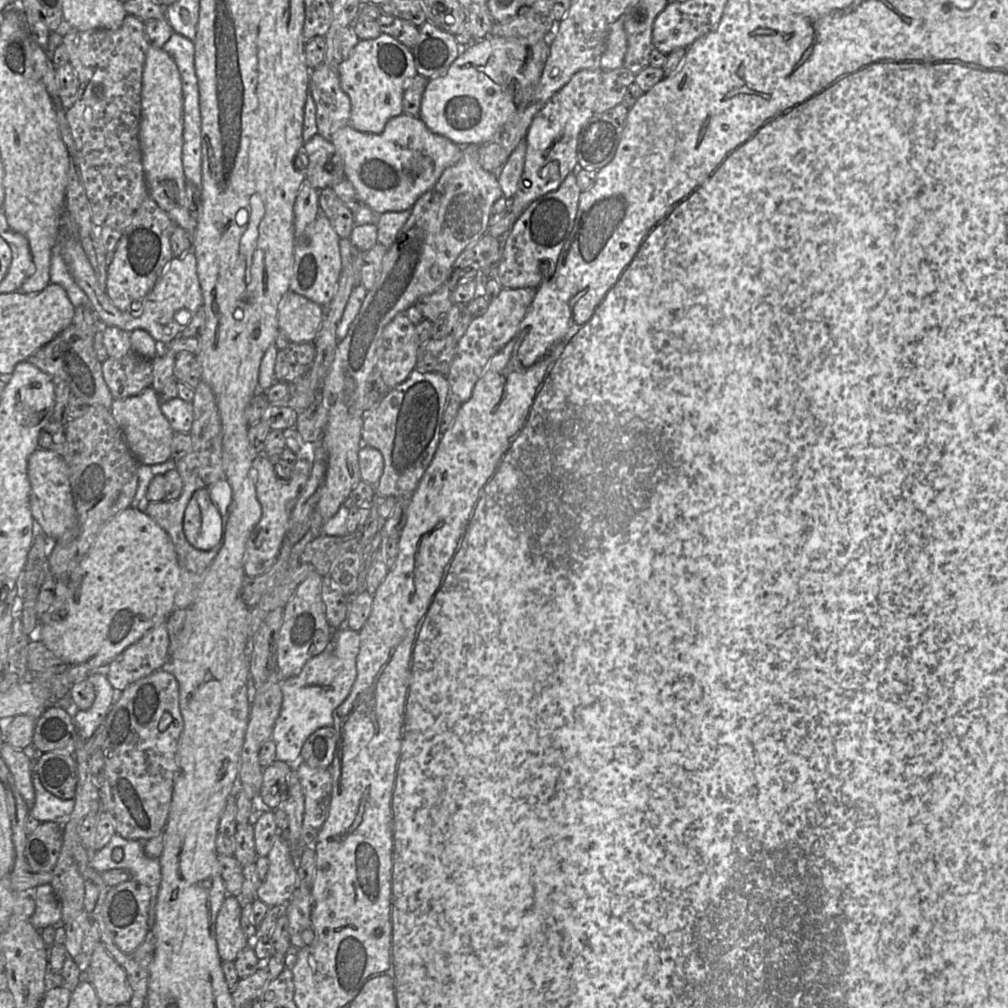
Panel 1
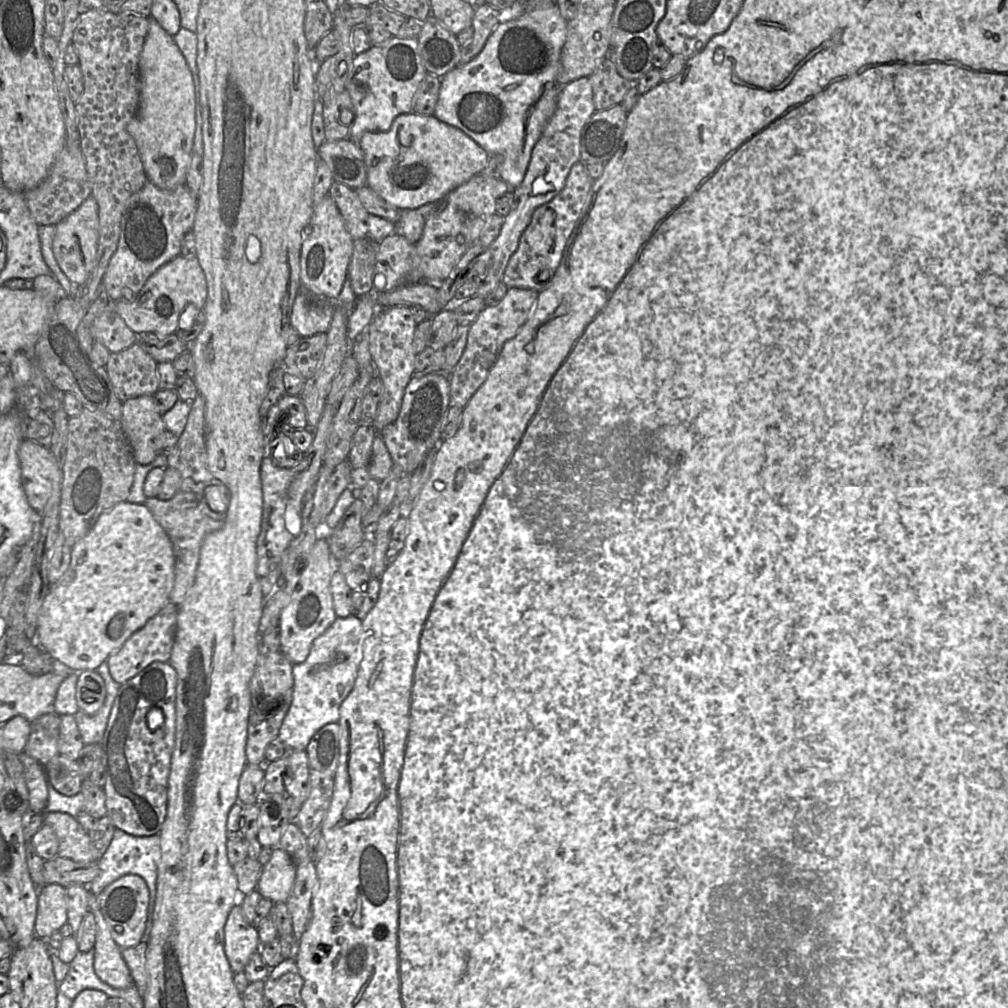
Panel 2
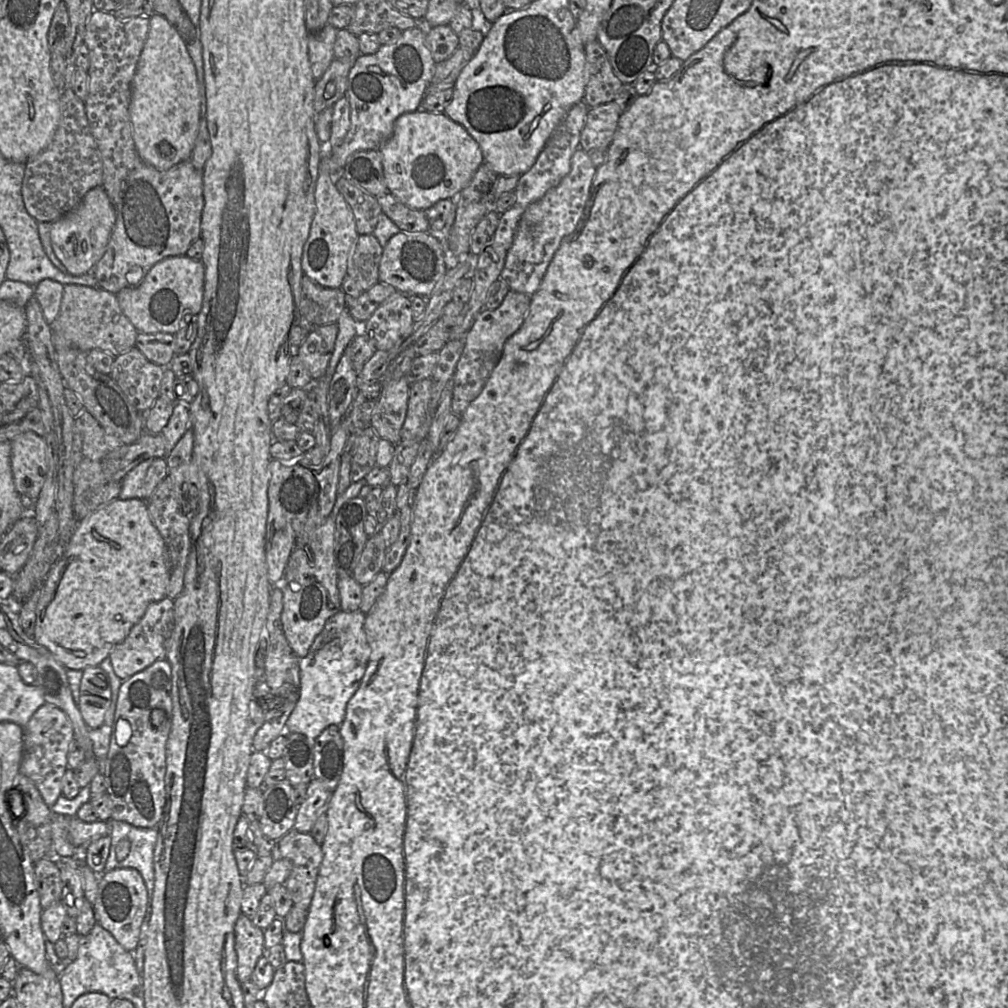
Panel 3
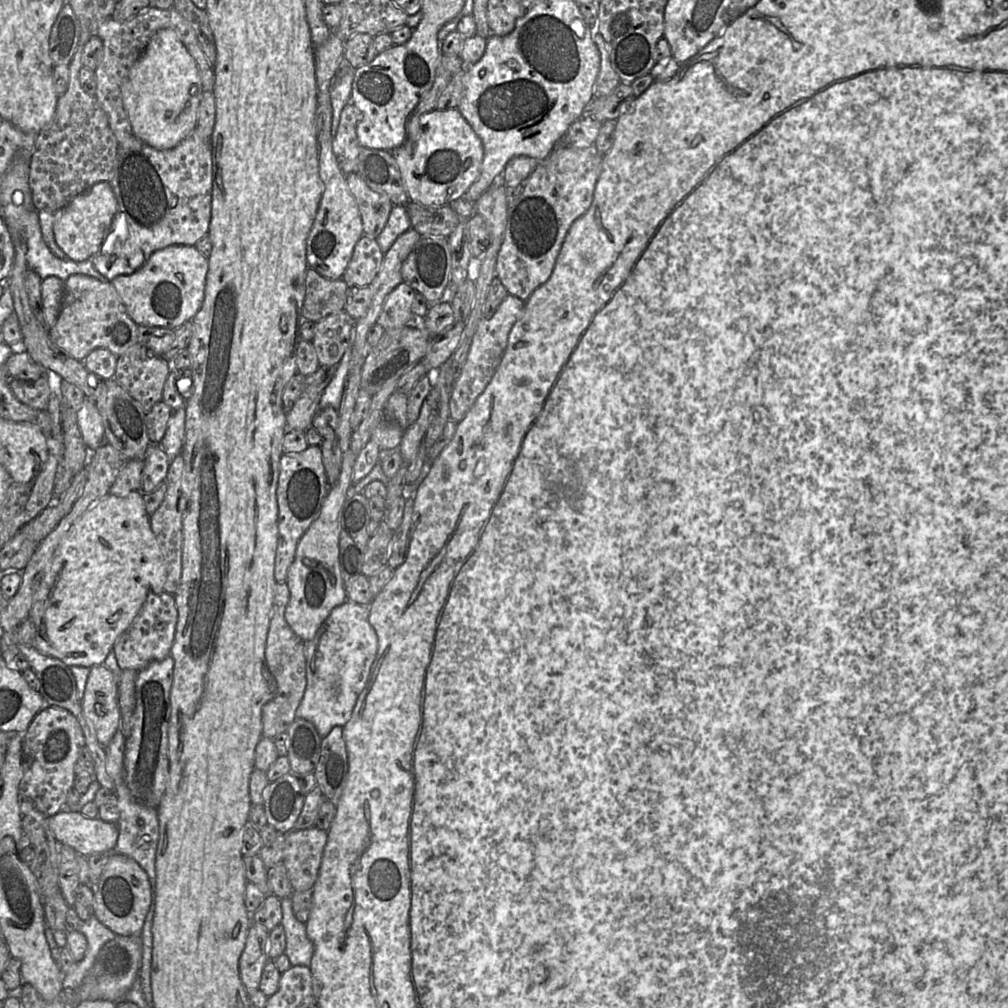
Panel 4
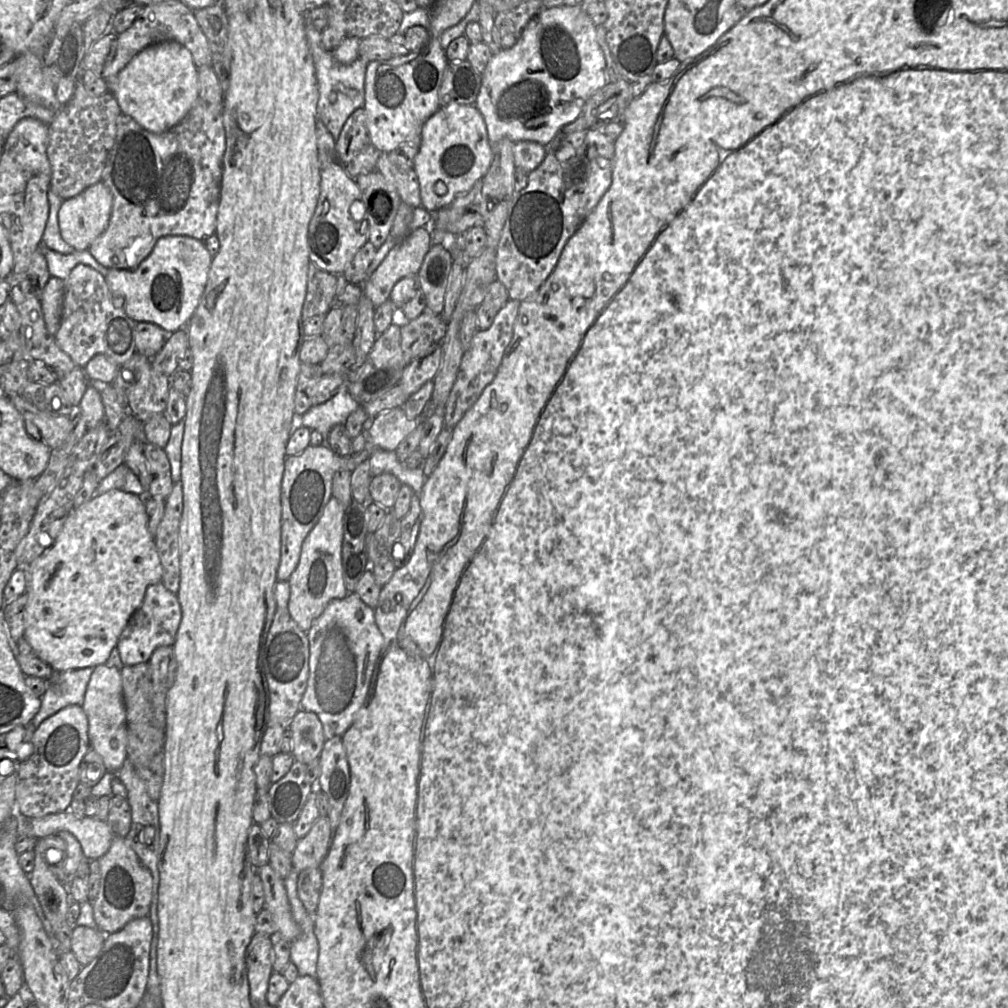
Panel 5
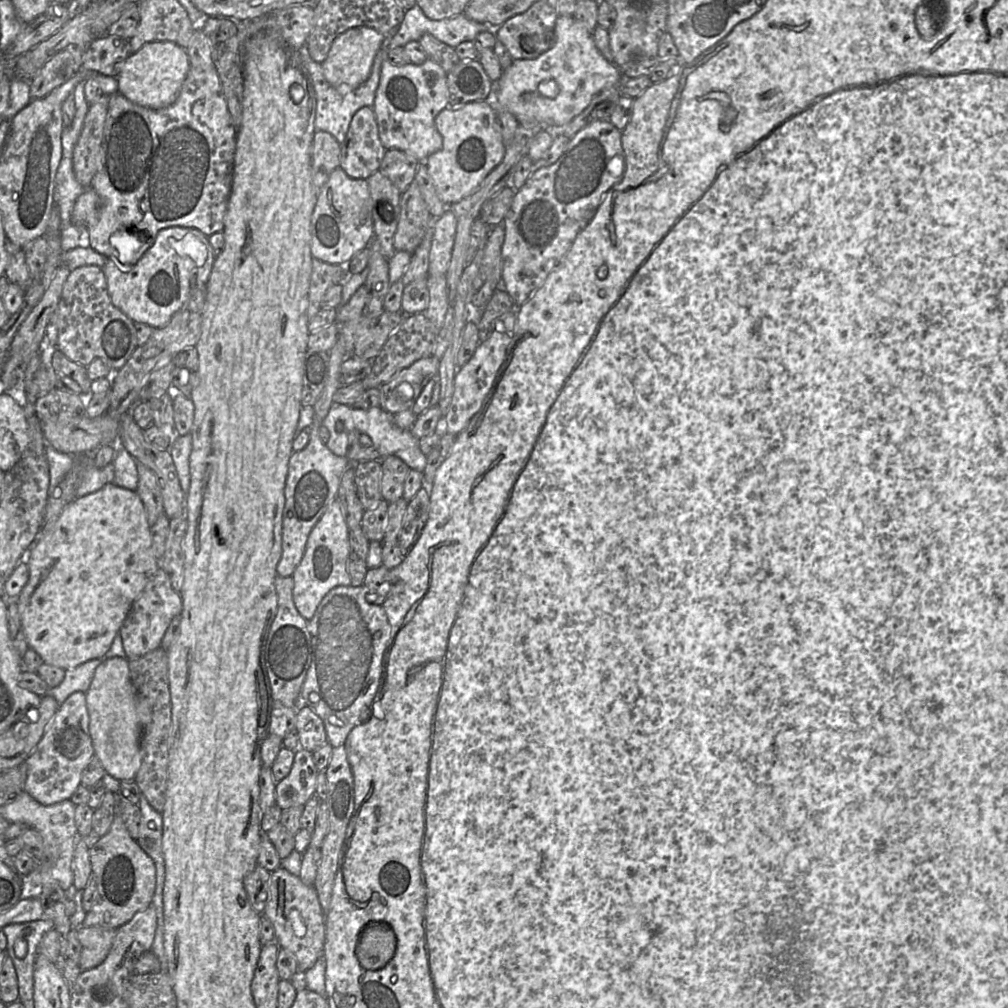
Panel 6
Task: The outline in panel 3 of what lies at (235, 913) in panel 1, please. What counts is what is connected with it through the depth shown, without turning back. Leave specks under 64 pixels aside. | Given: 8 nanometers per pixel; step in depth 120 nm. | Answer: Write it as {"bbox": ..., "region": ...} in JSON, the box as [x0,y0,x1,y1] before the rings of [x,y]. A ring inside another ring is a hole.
{"bbox":[235,913,264,983],"region":[[[241,913],[235,926],[236,975],[240,983],[251,980],[258,960],[264,955],[264,930],[253,924],[251,918]]]}

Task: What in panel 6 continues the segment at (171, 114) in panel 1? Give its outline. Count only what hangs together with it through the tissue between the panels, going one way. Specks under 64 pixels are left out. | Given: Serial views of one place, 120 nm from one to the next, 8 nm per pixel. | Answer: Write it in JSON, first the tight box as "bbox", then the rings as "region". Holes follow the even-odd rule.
{"bbox":[117,42,191,109],"region":[[[174,42],[144,44],[123,64],[117,75],[118,92],[131,102],[150,109],[161,109],[175,102],[191,67],[186,50]]]}

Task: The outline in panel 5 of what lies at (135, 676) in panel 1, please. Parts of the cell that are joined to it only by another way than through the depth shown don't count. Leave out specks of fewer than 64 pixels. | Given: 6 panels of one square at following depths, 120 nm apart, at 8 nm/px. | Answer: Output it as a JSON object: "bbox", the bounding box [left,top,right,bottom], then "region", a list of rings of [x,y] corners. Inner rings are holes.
{"bbox":[116,582,181,665],"region":[[[162,582],[148,586],[141,605],[128,621],[116,645],[123,665],[148,662],[158,647],[173,646],[180,622],[181,606],[177,594],[167,590]]]}

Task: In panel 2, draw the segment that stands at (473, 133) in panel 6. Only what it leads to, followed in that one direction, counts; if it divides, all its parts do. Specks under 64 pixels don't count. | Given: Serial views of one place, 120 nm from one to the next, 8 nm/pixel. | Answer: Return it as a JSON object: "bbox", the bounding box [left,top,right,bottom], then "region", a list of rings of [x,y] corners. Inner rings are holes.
{"bbox":[358,115,490,210],"region":[[[398,115],[386,132],[366,132],[358,142],[364,153],[367,186],[399,210],[433,204],[479,175],[490,154],[460,129],[434,115]]]}

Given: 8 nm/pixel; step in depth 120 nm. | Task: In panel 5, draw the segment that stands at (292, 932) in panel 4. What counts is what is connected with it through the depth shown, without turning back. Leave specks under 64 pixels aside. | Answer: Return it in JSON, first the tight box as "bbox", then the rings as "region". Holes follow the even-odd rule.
{"bbox":[283,869,319,978],"region":[[[292,869],[289,875],[283,879],[291,912],[300,930],[299,936],[290,944],[290,958],[299,975],[317,978],[319,945],[314,920],[298,897],[298,874],[299,872]]]}

